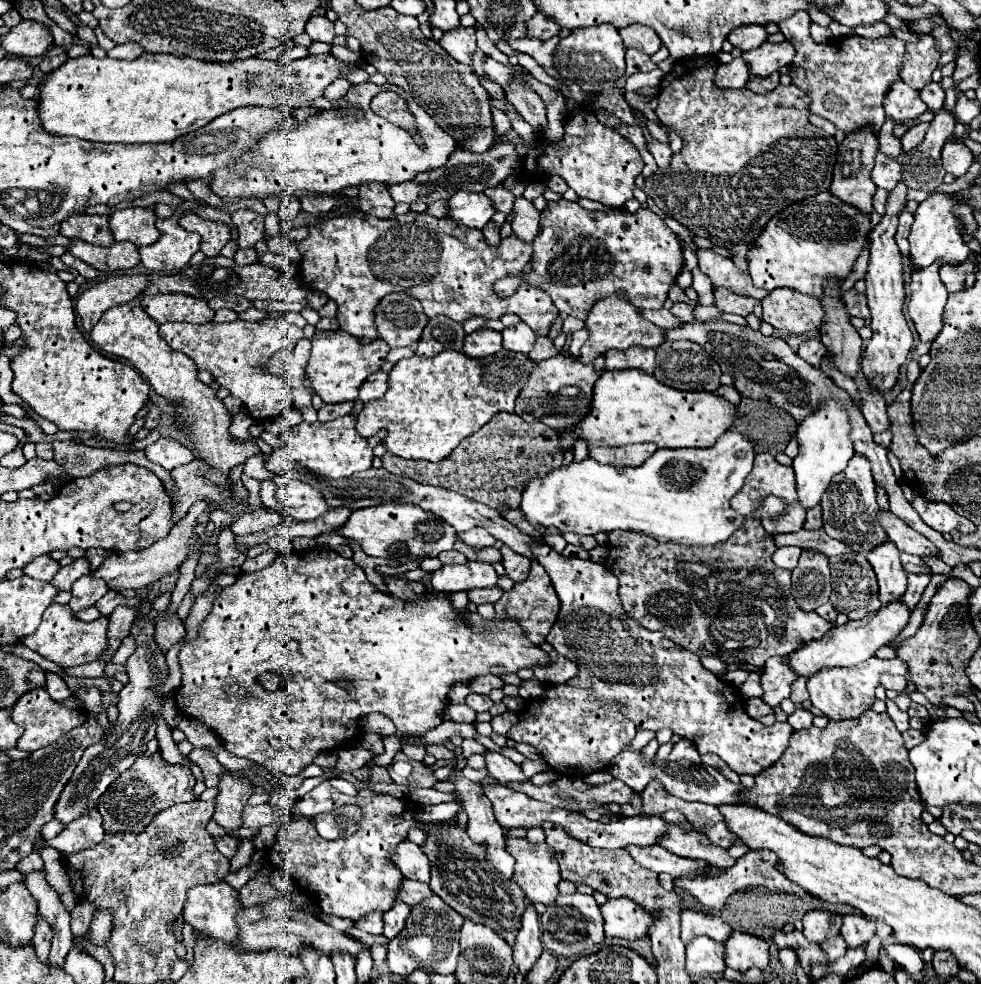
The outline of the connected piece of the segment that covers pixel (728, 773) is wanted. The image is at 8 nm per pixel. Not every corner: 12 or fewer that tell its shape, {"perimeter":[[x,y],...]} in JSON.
{"perimeter":[[702,756],[702,762],[720,770],[724,778],[740,784],[738,776],[720,756]]}

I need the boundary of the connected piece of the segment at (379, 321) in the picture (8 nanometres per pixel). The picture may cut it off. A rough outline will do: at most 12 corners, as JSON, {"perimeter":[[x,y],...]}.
{"perimeter":[[408,294],[384,296],[374,314],[390,348],[414,346],[428,322]]}

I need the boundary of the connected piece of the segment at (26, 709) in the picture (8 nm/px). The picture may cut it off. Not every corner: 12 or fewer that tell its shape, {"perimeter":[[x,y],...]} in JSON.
{"perimeter":[[46,689],[24,694],[12,720],[24,728],[16,748],[54,744],[86,720]]}

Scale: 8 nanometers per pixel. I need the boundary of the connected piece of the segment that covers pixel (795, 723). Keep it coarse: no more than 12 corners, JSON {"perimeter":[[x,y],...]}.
{"perimeter":[[796,710],[788,716],[794,730],[810,728],[814,714],[810,710]]}

